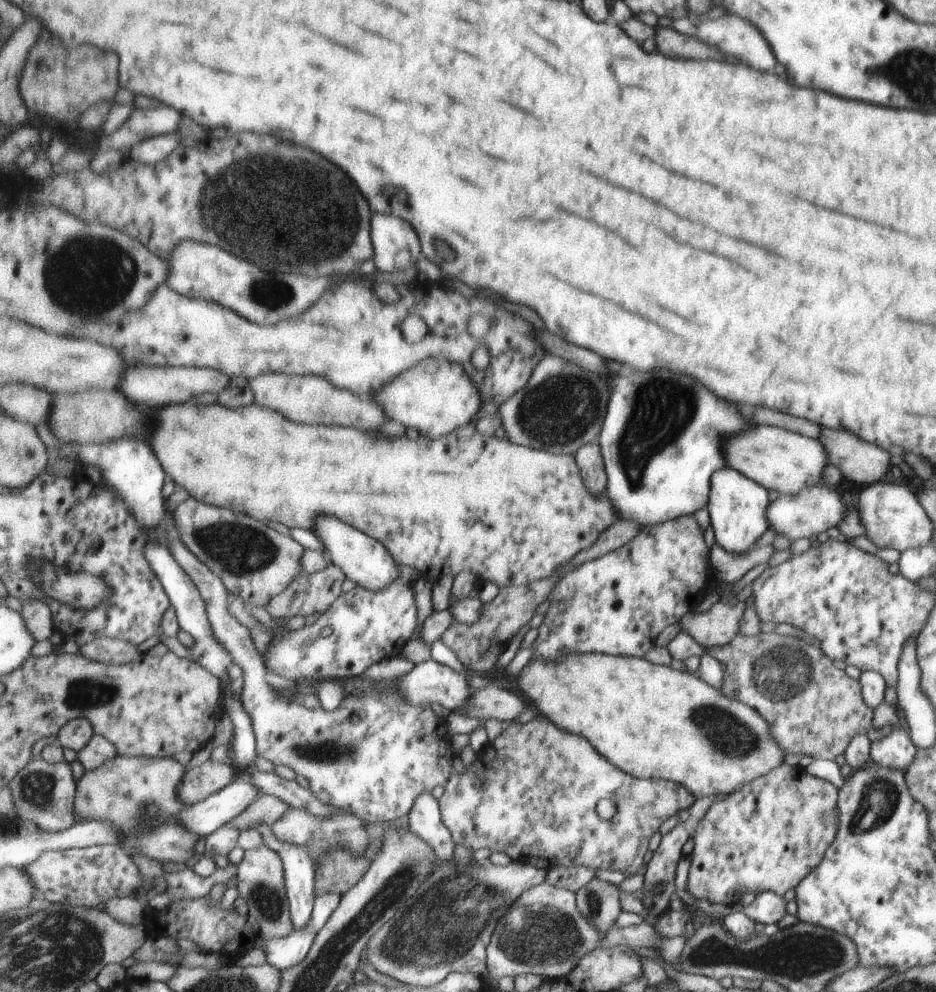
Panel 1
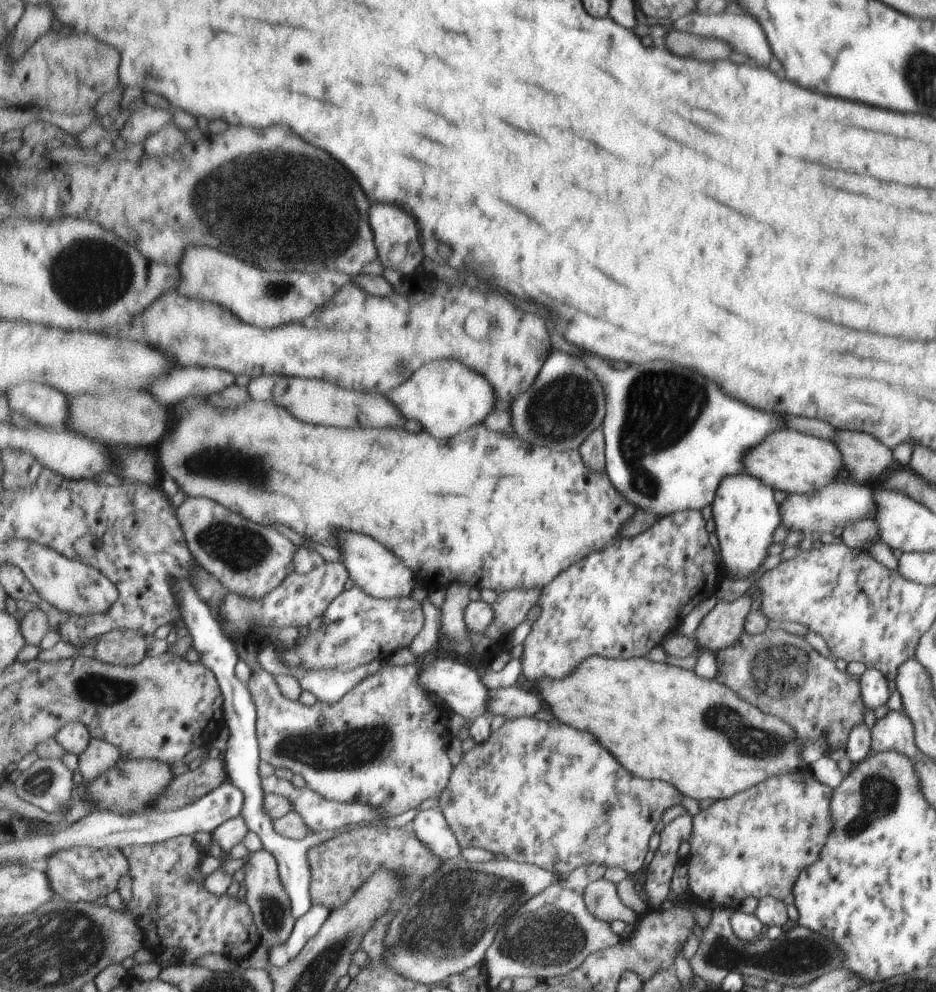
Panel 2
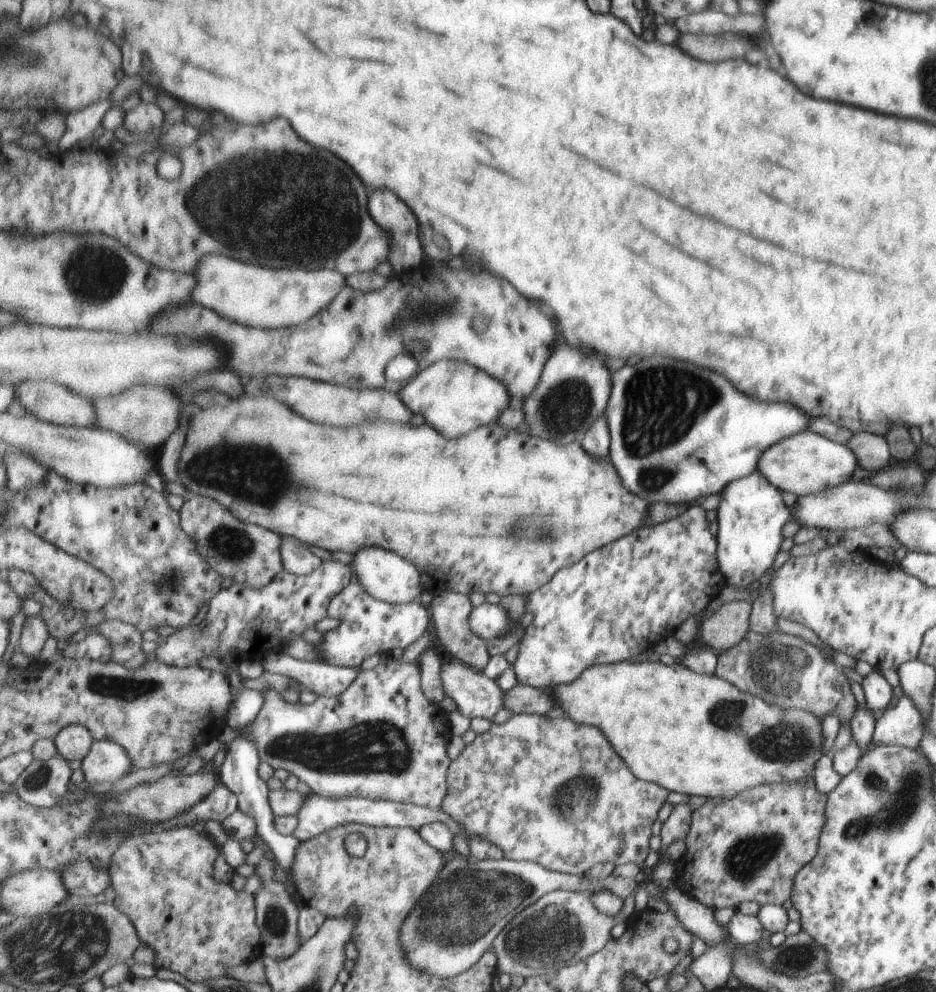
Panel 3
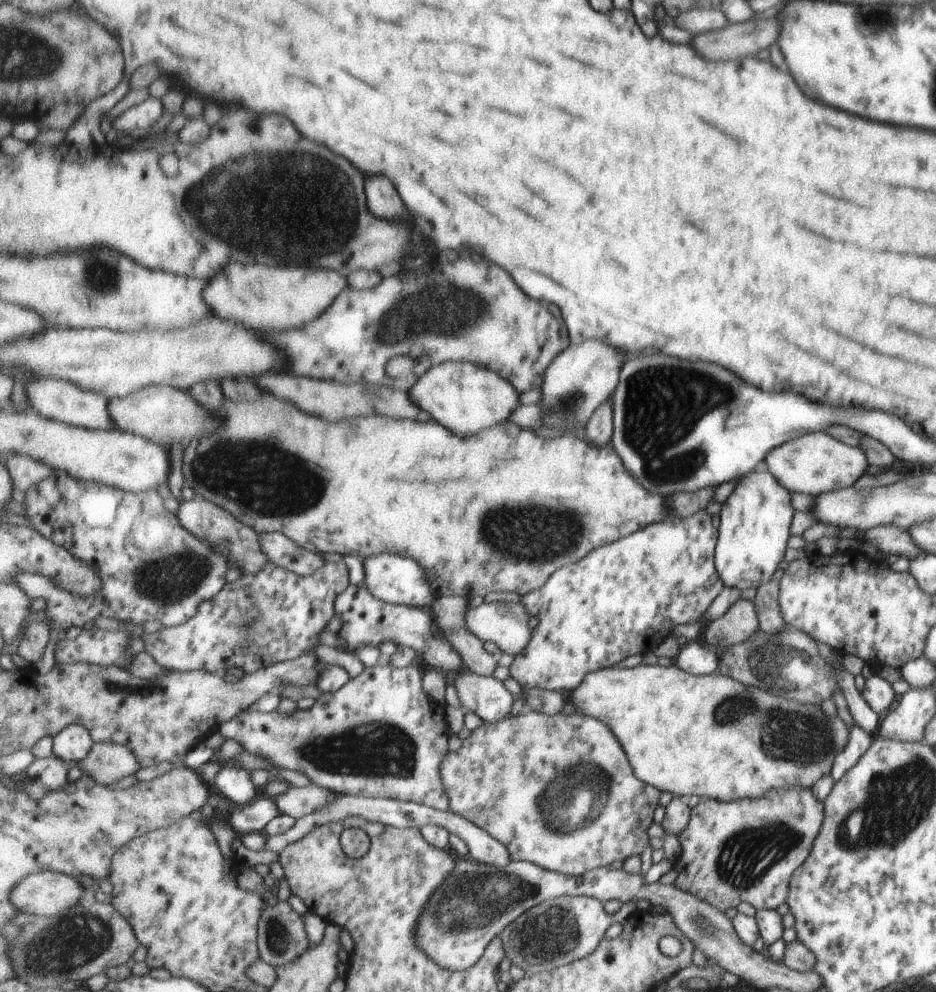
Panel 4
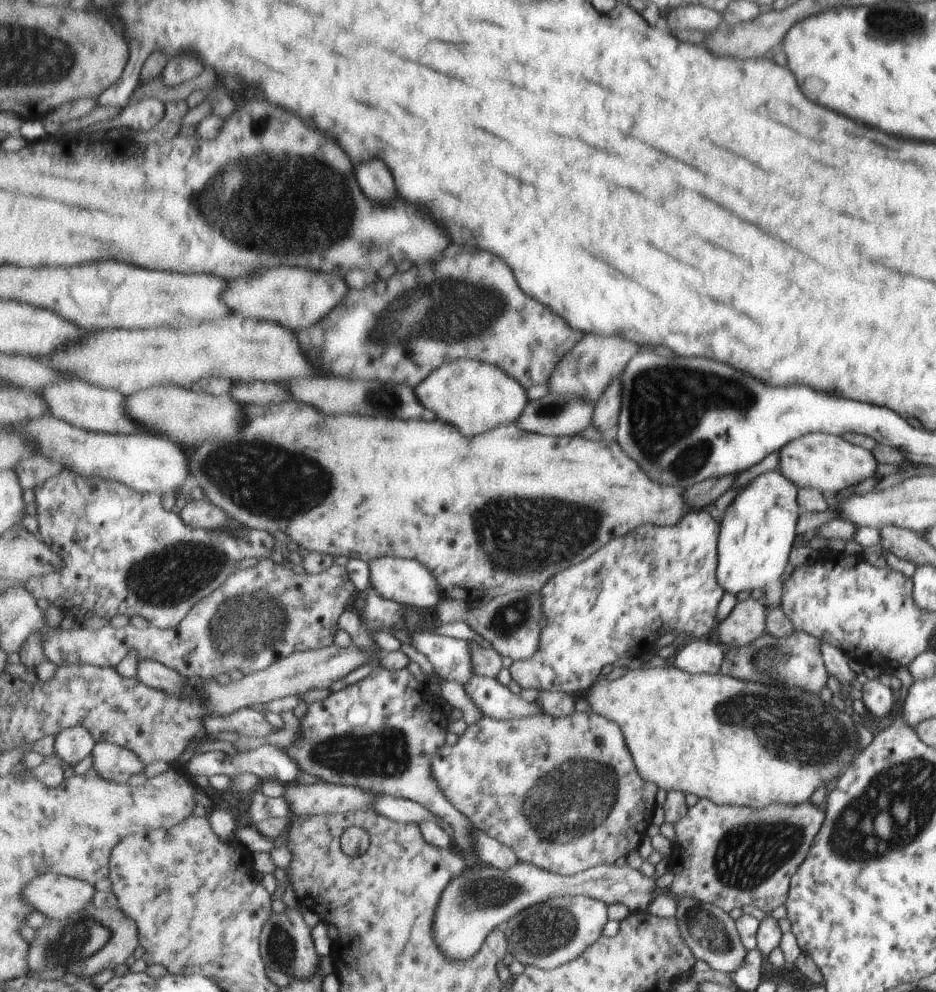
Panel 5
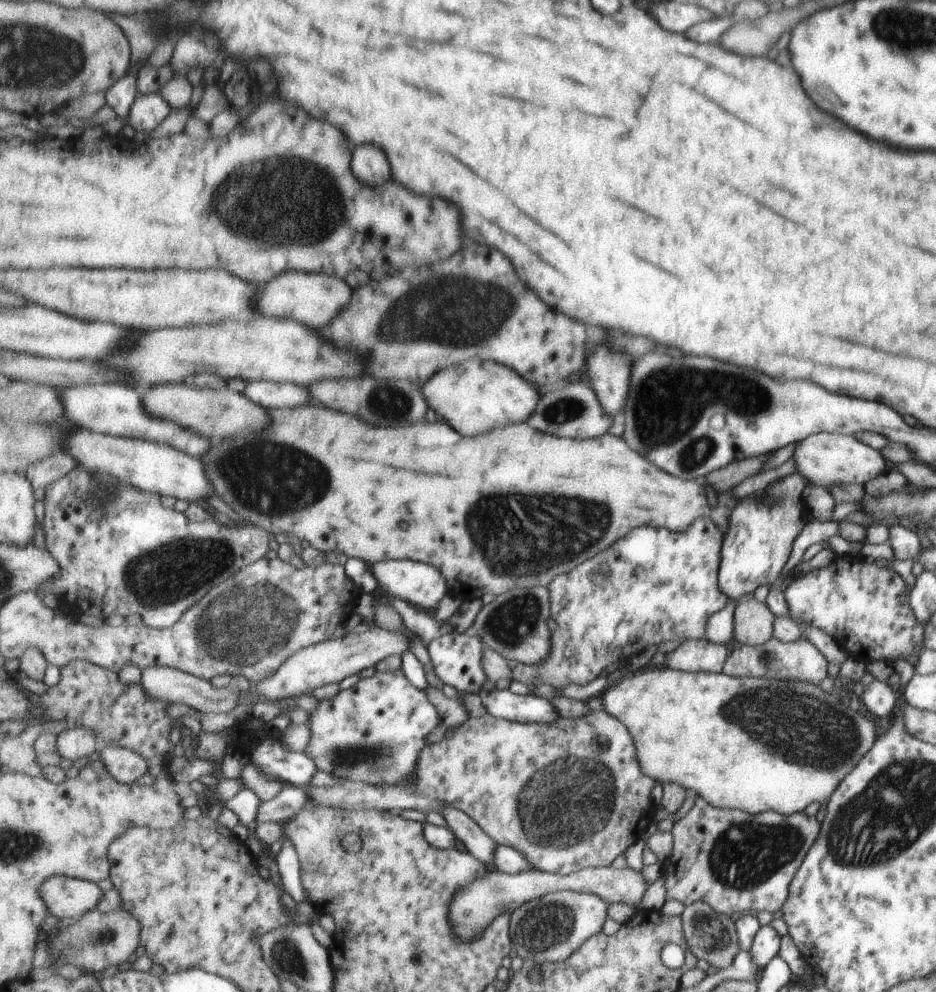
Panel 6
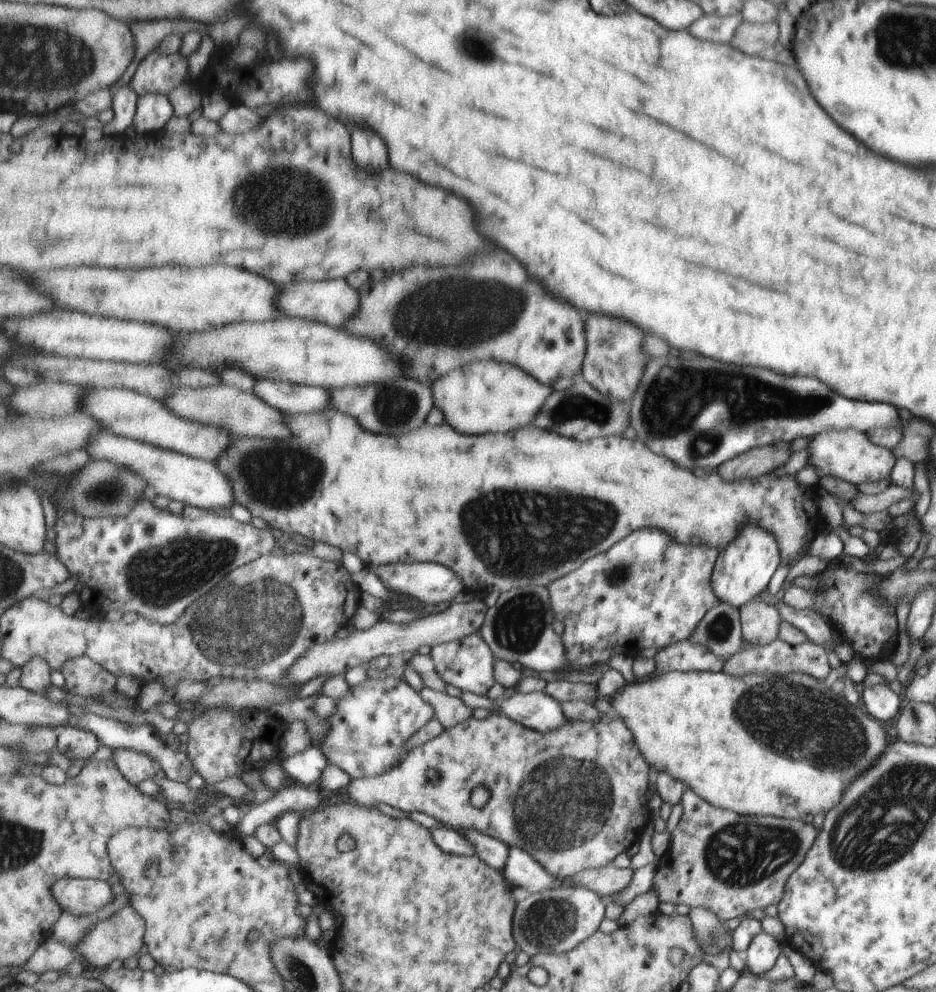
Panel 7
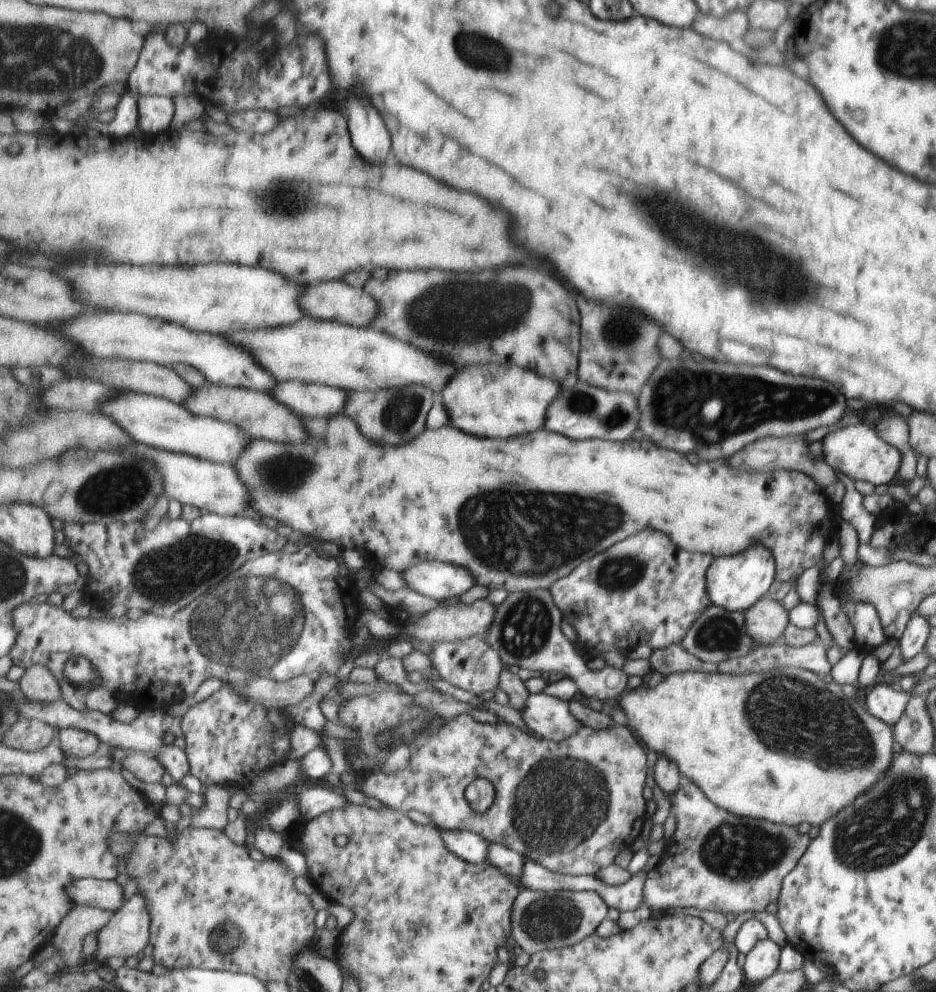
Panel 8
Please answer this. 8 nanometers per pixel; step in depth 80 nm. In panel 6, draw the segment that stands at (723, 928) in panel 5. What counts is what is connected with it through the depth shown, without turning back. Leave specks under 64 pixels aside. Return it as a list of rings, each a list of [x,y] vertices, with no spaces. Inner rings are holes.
[[[695,903],[685,906],[683,918],[683,933],[687,940],[689,949],[697,959],[704,958],[707,962],[722,970],[728,968],[740,951],[737,928],[728,915],[712,911],[709,904]]]

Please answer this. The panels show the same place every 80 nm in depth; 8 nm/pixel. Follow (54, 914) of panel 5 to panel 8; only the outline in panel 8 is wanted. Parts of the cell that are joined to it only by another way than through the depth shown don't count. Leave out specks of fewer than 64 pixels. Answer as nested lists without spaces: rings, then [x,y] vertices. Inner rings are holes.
[[[81,879],[68,886],[70,898],[79,906],[101,907],[104,910],[117,912],[126,904],[124,887],[116,880]]]

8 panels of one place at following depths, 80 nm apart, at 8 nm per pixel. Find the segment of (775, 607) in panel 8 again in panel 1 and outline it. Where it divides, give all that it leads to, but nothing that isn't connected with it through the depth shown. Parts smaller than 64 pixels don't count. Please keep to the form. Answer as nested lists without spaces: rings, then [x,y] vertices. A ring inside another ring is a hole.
[[[719,601],[705,612],[688,612],[682,624],[686,631],[705,651],[711,646],[728,644],[739,632],[748,602],[729,604]]]

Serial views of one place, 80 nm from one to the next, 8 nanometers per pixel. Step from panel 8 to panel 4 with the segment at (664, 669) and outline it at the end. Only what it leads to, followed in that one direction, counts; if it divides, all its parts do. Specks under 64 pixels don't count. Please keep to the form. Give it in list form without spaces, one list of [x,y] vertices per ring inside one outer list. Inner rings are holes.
[[[695,641],[689,642],[674,660],[681,669],[693,675],[707,675],[718,672],[719,656],[714,650],[707,650]]]

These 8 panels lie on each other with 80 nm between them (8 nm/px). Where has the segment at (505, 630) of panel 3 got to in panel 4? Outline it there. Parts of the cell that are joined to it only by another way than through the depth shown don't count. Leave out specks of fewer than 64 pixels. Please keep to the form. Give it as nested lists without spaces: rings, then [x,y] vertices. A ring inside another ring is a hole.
[[[520,596],[519,602],[483,603],[479,607],[472,608],[468,613],[469,629],[483,641],[495,642],[504,653],[518,656],[527,649],[533,637],[533,628],[530,626],[530,616],[525,604],[524,596]]]

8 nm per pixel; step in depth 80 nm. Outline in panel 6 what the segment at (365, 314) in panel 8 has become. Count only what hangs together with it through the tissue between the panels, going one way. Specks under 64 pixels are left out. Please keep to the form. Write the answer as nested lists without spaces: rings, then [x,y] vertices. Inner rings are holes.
[[[286,272],[264,286],[264,302],[262,302],[262,286],[258,286],[258,312],[264,317],[280,317],[294,319],[311,329],[320,329],[335,319],[353,300],[355,289],[346,278],[332,276],[328,273]]]

